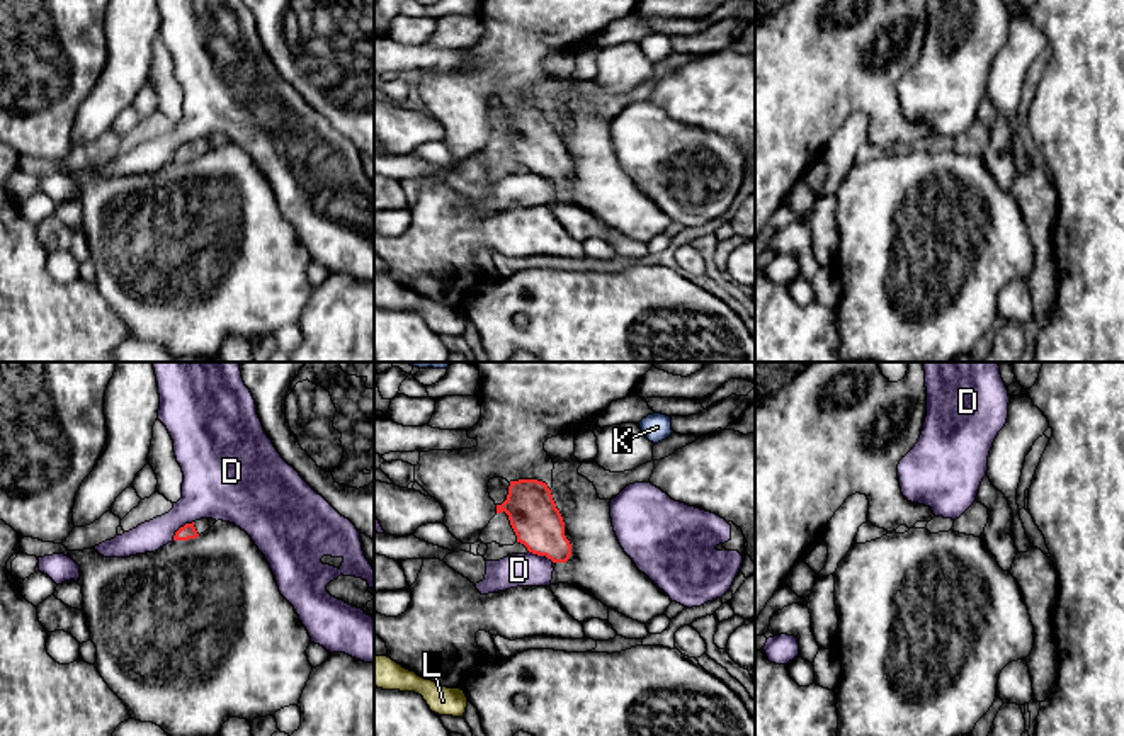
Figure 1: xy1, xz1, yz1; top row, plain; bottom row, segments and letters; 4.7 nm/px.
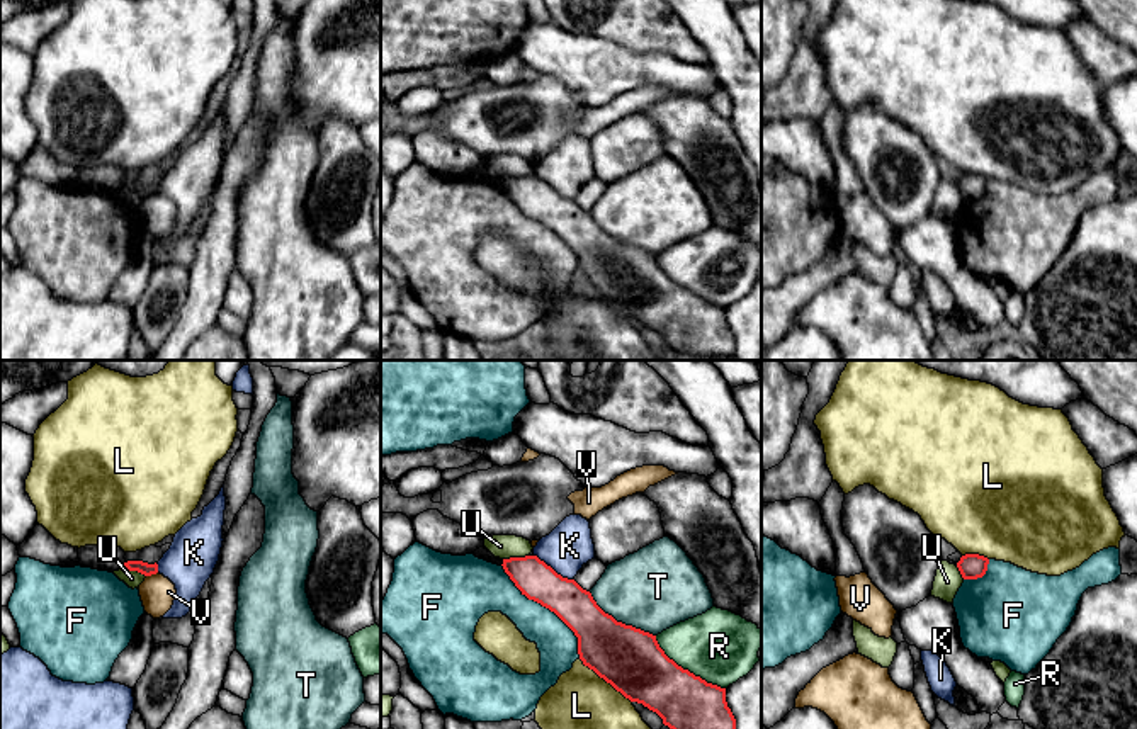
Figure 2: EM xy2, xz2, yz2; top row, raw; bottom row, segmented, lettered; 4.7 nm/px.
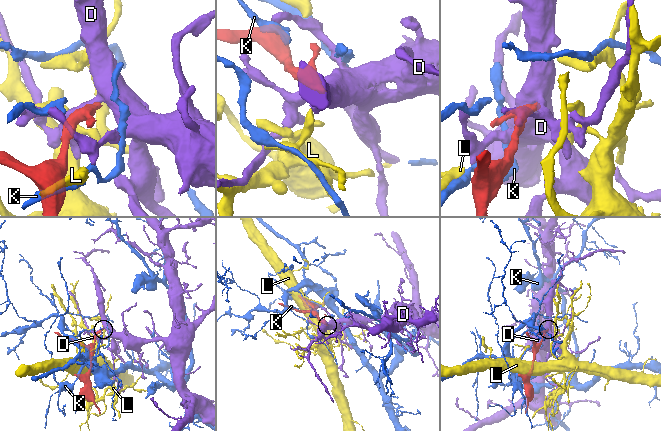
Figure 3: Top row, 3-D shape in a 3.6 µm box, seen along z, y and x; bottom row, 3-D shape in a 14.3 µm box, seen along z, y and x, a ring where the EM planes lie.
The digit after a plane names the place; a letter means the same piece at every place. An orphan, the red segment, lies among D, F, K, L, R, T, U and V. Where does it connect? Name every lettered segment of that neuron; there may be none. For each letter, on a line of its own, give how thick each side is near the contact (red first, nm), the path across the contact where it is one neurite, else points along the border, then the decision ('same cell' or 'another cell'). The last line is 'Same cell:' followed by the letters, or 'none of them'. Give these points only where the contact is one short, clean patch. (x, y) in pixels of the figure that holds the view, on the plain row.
D: 70 nm thick on the red side, 300 nm on the other; border along xy1 (193, 140), (186, 141), (172, 158); another cell
F: 190 nm thick on the red side, 190 nm on the other; another cell
K: 180 nm thick on the red side, 220 nm on the other; border along xz2 (534, 174), (563, 196), (573, 199); another cell
L: 300 nm thick on the red side, 420 nm on the other; another cell
R: 300 nm thick on the red side, 340 nm on the other; another cell
T: 300 nm thick on the red side, 400 nm on the other; another cell
U: 180 nm thick on the red side, 110 nm on the other; border along xz2 (527, 174), (503, 179); another cell
V: 60 nm thick on the red side, 160 nm on the other; another cell
Same cell: none of them

